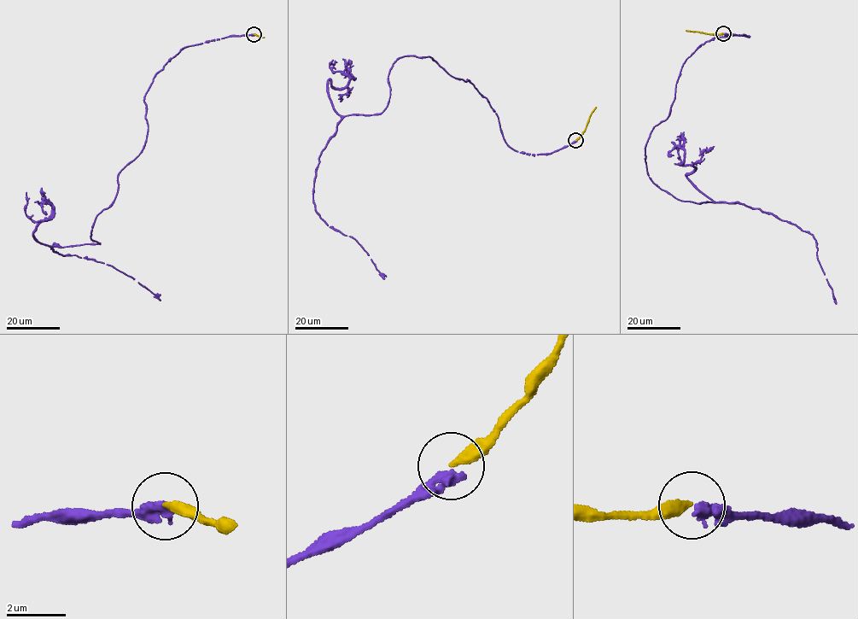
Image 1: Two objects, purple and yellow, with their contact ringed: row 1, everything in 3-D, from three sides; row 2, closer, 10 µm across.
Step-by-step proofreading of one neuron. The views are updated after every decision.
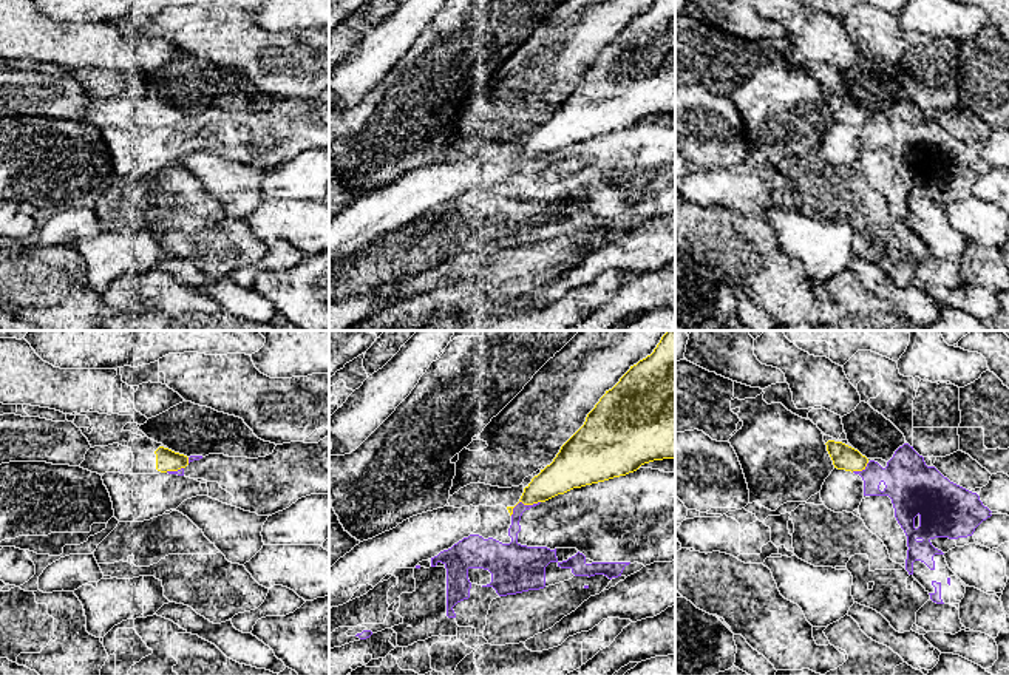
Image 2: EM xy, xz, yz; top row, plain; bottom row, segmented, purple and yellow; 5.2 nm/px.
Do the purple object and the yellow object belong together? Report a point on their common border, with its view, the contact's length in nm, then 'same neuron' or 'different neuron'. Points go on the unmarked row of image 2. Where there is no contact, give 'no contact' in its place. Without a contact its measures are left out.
xz (523, 158) | 180 nm | different neuron

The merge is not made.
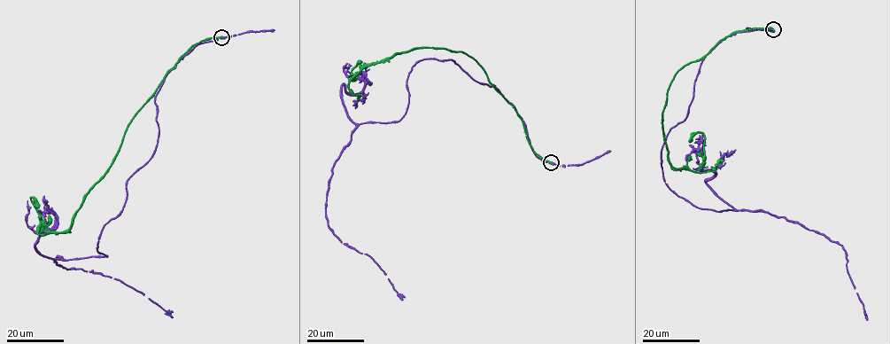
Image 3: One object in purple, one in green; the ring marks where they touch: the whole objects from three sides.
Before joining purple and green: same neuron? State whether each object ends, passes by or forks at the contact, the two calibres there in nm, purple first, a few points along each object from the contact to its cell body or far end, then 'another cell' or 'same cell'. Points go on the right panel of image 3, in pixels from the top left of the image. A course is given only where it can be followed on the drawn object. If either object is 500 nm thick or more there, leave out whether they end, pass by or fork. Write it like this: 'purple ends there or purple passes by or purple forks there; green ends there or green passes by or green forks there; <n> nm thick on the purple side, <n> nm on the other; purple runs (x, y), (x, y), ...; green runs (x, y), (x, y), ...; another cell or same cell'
purple ends there; green ends there; 400 nm thick on the purple side, 280 nm on the other; purple runs (773, 30), (734, 33), (706, 56), (661, 151), (664, 182), (696, 207), (760, 210), (837, 241), (866, 320); green runs (773, 30), (731, 33), (676, 74), (662, 113), (669, 164), (698, 168), (704, 136), (697, 132), (689, 142); another cell

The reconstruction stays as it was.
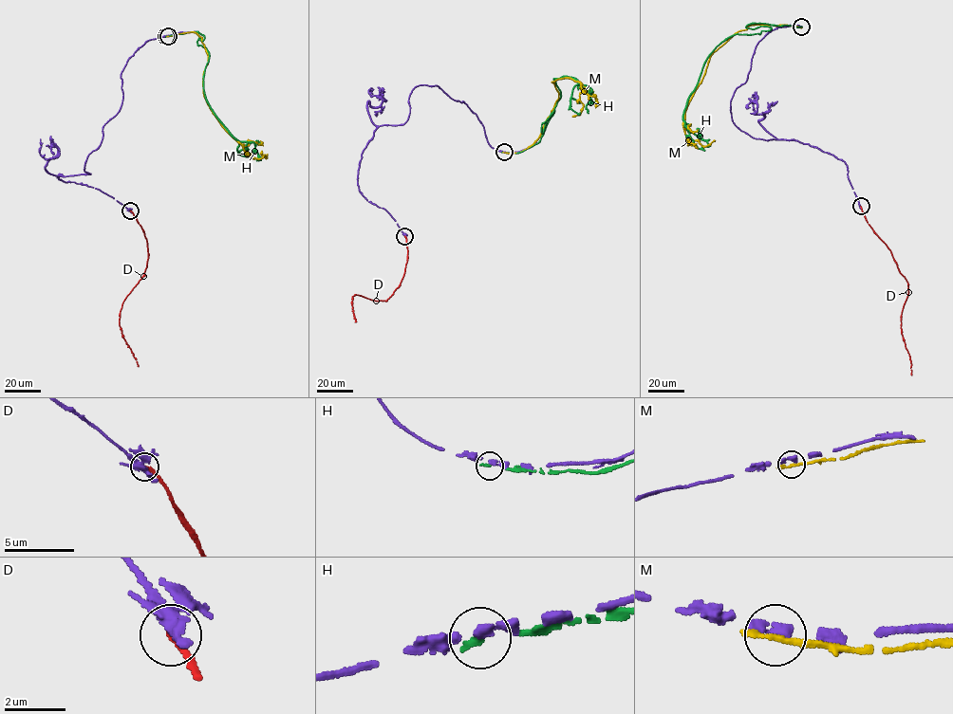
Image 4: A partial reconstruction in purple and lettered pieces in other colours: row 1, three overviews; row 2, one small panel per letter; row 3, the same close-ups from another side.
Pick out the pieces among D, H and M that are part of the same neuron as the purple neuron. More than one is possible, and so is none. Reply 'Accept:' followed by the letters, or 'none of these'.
Accept: none of these

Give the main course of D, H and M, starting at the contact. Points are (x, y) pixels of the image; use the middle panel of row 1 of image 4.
D: (404, 236), (407, 260), (400, 285), (386, 301), (352, 296), (355, 321)
H: (503, 152), (539, 140), (561, 95), (554, 79), (588, 86), (588, 113)
M: (504, 152), (518, 153), (539, 137), (559, 97), (551, 82), (557, 79), (581, 84), (583, 107), (572, 117)

